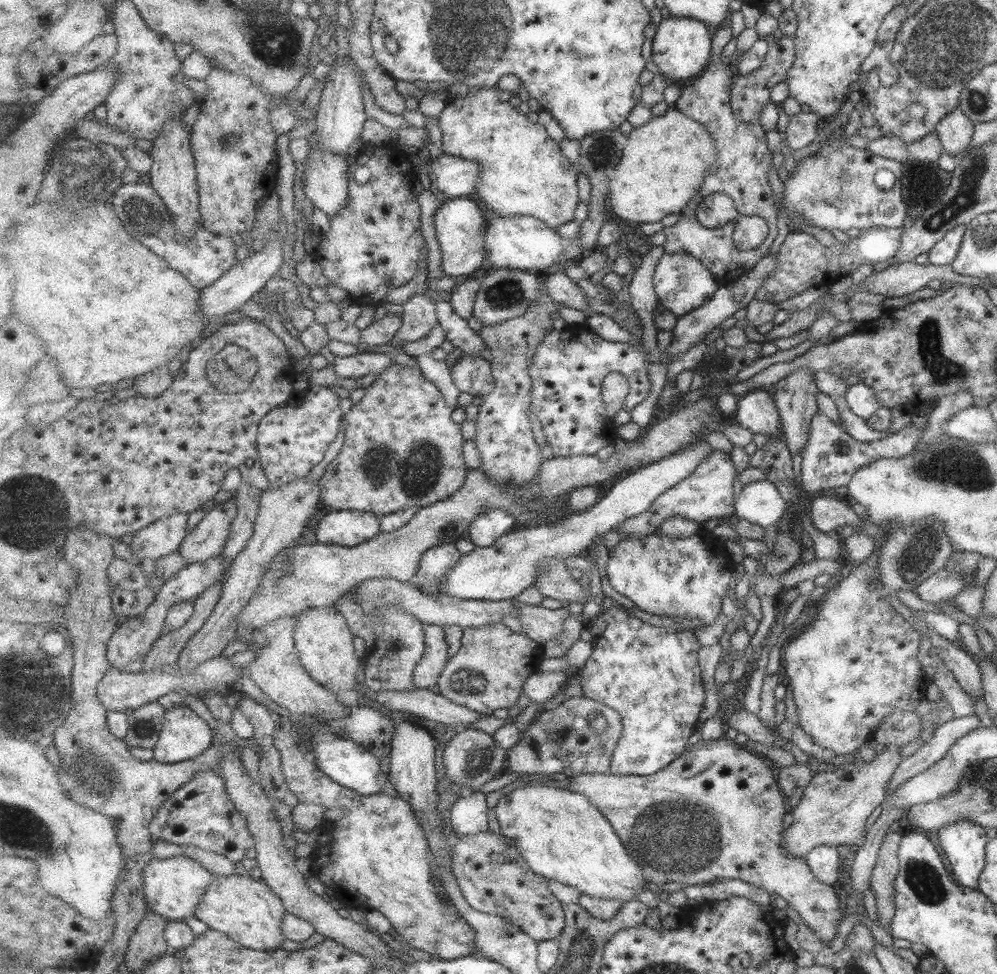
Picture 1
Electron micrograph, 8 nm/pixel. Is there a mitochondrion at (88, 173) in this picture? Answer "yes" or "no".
yes

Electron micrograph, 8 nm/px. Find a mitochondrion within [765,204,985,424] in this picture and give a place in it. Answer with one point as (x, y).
(944, 370)

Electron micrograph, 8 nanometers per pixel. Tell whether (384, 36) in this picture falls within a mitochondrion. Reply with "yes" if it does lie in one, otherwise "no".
no

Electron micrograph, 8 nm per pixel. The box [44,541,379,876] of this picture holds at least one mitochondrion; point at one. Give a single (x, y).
(94, 777)

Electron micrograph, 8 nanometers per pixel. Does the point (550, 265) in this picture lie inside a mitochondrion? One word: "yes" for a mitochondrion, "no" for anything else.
no

